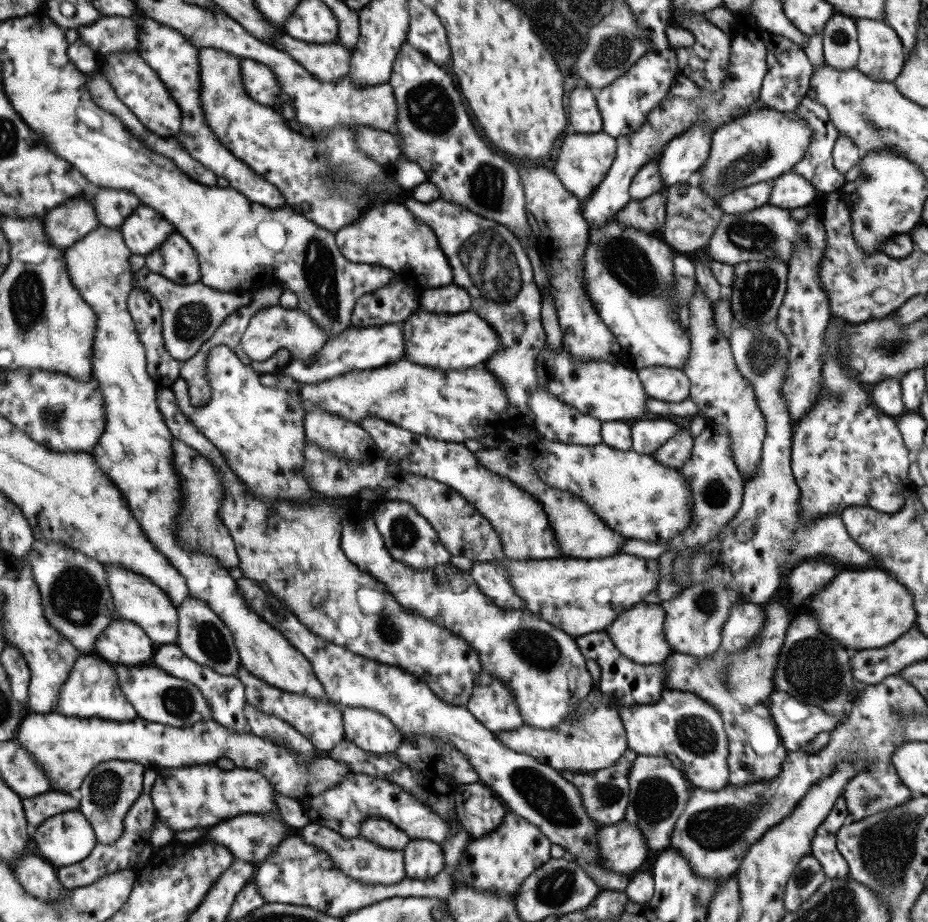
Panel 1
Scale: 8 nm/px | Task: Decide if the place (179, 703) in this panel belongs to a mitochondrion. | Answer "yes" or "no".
yes

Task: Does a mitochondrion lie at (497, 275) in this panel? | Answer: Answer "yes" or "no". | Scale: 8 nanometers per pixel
yes

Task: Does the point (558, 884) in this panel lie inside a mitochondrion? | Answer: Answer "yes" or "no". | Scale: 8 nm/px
yes

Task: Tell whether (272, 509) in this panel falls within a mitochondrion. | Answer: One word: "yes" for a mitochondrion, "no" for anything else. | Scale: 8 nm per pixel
no

